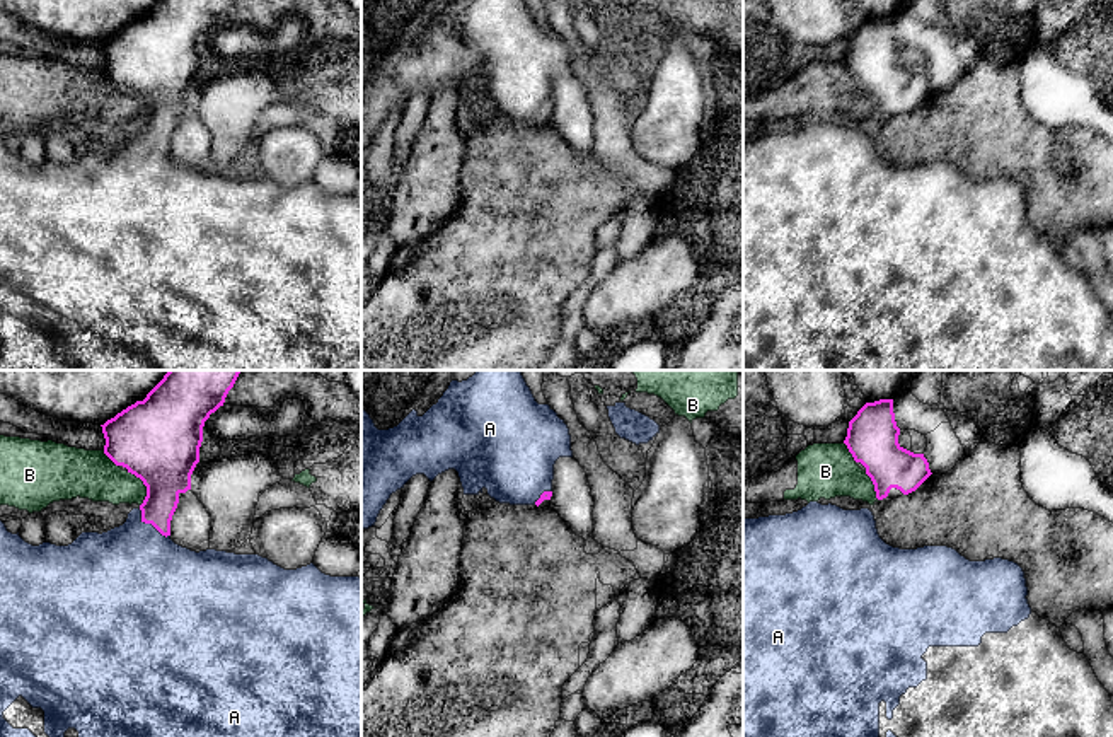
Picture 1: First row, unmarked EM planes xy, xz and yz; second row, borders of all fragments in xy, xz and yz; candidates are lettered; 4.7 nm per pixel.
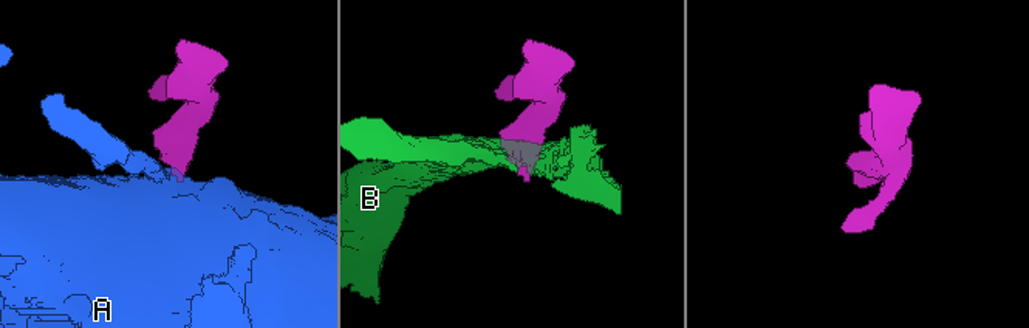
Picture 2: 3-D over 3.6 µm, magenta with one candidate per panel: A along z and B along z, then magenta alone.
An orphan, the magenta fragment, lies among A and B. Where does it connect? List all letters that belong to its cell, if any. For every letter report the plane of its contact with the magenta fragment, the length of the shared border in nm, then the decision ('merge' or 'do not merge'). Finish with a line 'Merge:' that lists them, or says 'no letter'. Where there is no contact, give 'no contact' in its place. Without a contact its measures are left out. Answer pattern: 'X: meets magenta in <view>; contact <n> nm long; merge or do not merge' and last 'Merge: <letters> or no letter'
A: meets magenta in xy; contact 200 nm long; merge
B: meets magenta in xy; contact 180 nm long; do not merge
Merge: A

